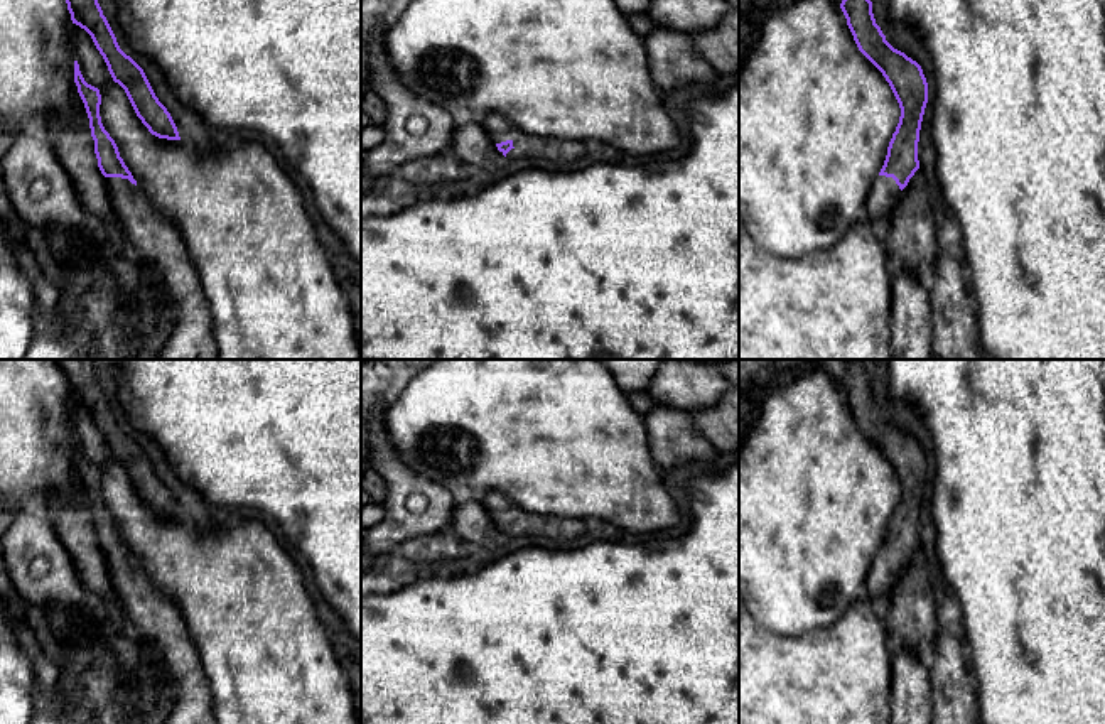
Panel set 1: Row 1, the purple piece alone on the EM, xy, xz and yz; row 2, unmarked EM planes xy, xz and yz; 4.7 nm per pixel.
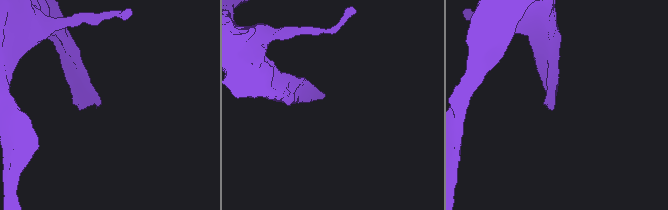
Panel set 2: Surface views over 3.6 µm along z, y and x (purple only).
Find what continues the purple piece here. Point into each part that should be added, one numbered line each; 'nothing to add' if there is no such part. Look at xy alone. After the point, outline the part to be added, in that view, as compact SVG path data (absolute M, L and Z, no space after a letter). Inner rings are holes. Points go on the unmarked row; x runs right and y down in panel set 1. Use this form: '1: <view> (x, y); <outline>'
1: xy (183, 689); M105 555L105 560L111 587L121 602L127 619L138 633L137 643L147 646L148 662L155 668L157 702L165 710L162 724L219 724L197 645L175 601L155 586L142 567L128 557Z

